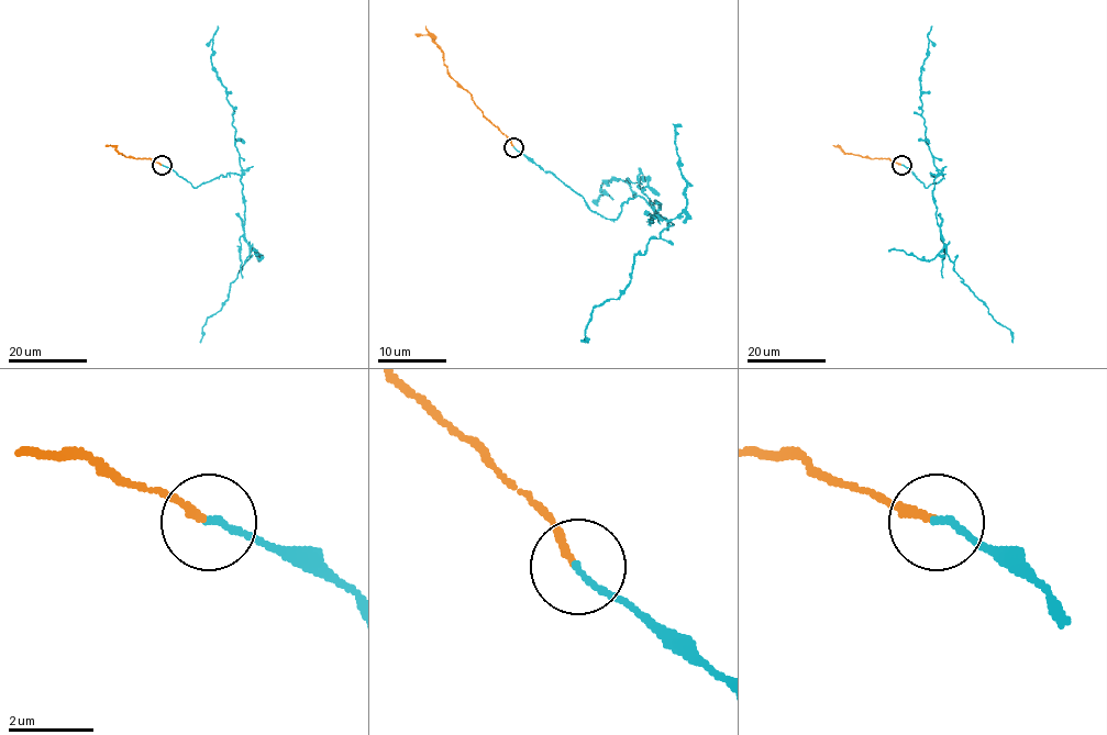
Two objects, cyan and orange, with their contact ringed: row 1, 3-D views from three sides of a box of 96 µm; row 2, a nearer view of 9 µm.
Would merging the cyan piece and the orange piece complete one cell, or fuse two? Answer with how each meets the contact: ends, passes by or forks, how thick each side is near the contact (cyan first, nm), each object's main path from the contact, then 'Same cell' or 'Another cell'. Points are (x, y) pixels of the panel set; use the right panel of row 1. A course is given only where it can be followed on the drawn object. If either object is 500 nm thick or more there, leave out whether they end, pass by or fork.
At the ring cyan ends. At the ring orange ends. Thickness 150 nm (cyan) against 190 nm. Course of cyan: (901, 165), (927, 188), (941, 175), (930, 173), (945, 253), (1013, 343). Course of orange: (901, 165), (889, 159), (845, 153), (837, 146). Another cell

